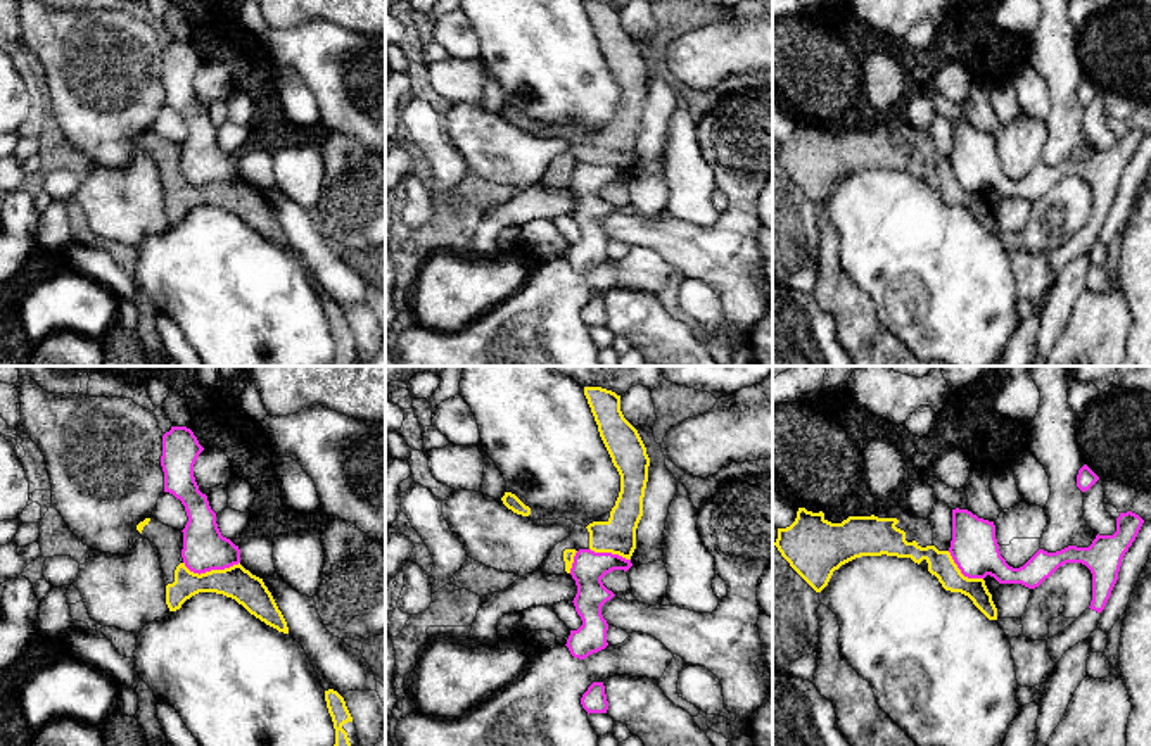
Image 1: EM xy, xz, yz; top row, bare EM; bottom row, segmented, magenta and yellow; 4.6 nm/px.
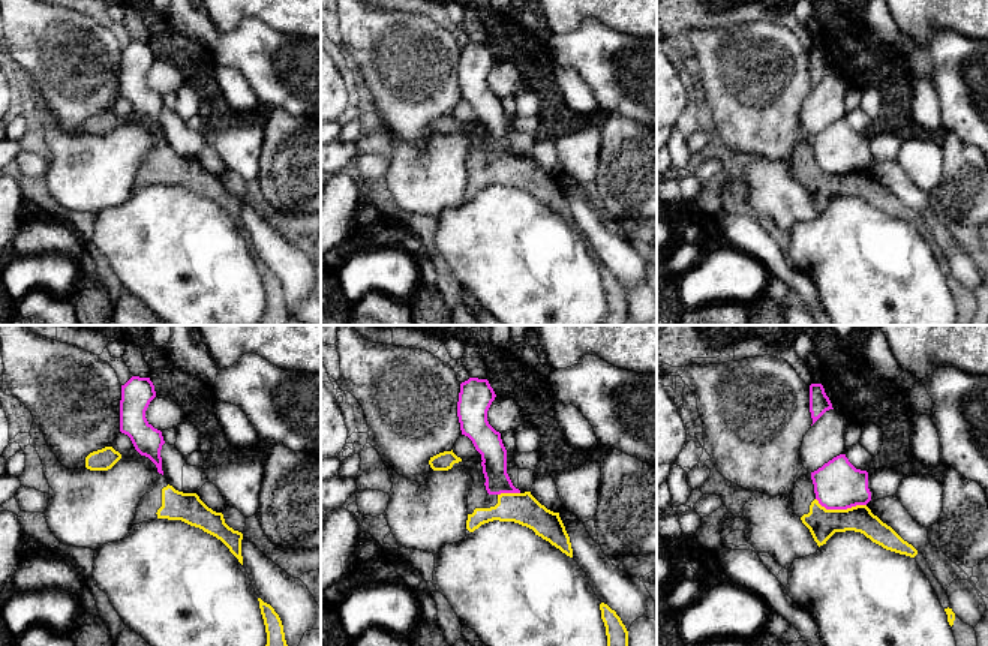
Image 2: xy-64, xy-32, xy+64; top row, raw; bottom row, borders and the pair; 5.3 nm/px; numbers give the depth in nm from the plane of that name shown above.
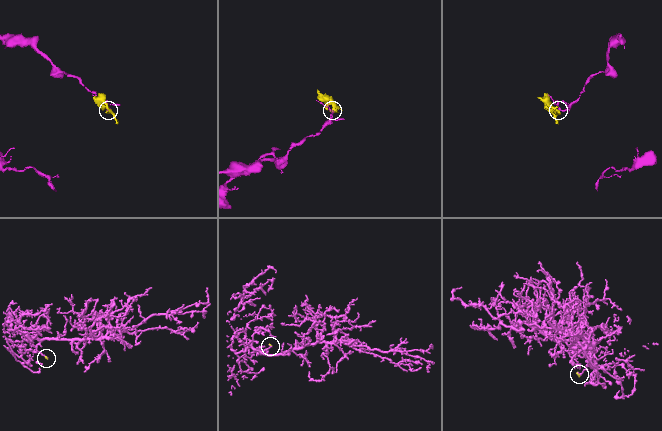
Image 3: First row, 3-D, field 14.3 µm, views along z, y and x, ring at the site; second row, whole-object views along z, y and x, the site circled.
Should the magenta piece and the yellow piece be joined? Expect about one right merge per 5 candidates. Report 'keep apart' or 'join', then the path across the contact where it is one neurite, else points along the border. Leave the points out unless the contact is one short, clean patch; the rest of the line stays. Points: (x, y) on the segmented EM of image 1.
keep apart; border xy (239, 562), (199, 574), (190, 572), (184, 565)

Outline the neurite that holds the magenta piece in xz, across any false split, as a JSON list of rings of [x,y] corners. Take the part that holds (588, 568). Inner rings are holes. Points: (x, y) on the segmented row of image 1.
[[[591,549],[576,553],[570,575],[576,580],[577,594],[572,603],[582,625],[570,630],[565,644],[574,658],[584,660],[608,646],[608,623],[601,615],[601,606],[615,594],[603,585],[601,578],[614,570],[627,572],[631,566],[631,560],[619,554]]]

